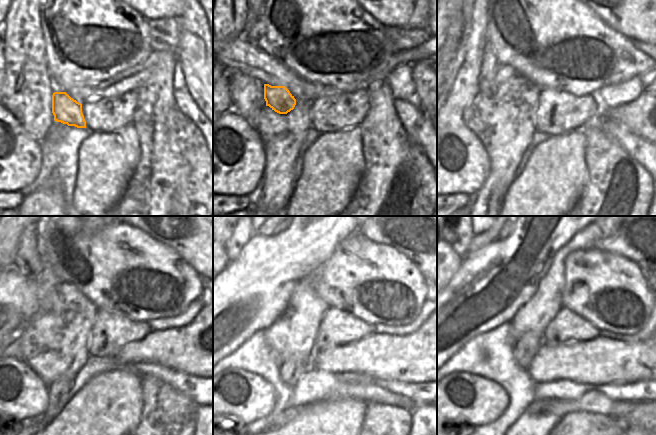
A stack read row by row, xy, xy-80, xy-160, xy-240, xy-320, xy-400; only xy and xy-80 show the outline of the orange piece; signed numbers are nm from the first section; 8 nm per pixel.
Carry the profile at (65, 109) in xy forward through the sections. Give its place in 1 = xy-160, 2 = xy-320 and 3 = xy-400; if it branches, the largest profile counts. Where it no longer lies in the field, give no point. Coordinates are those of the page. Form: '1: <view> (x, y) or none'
1: xy-160 (490, 65)
2: xy-320 (240, 236)
3: xy-400 (459, 236)

